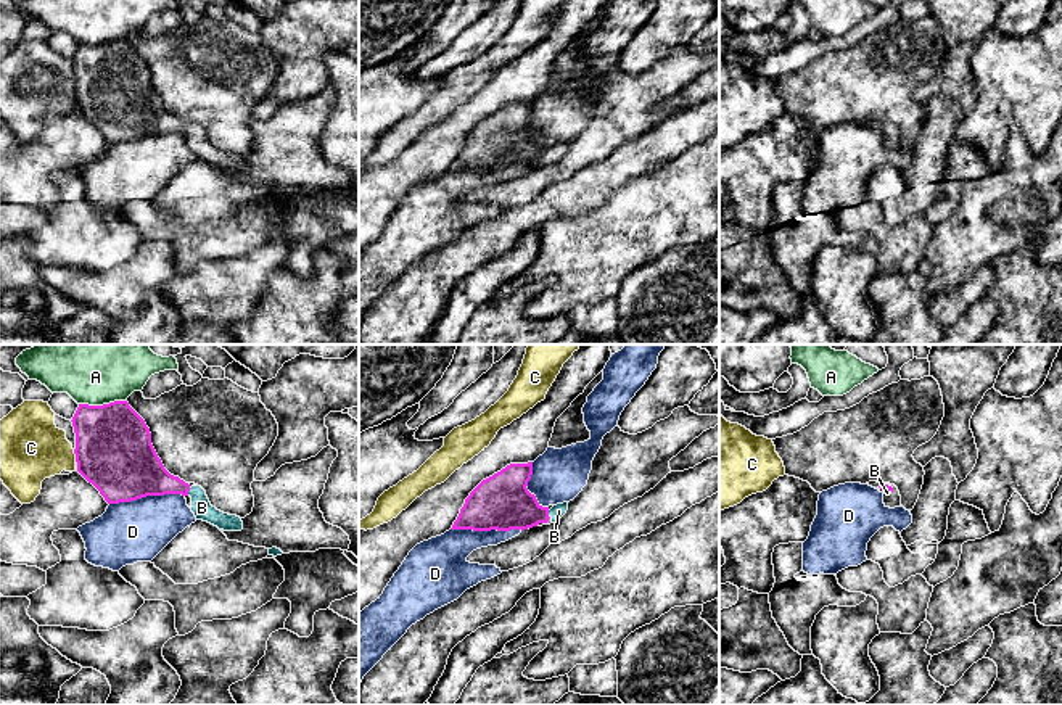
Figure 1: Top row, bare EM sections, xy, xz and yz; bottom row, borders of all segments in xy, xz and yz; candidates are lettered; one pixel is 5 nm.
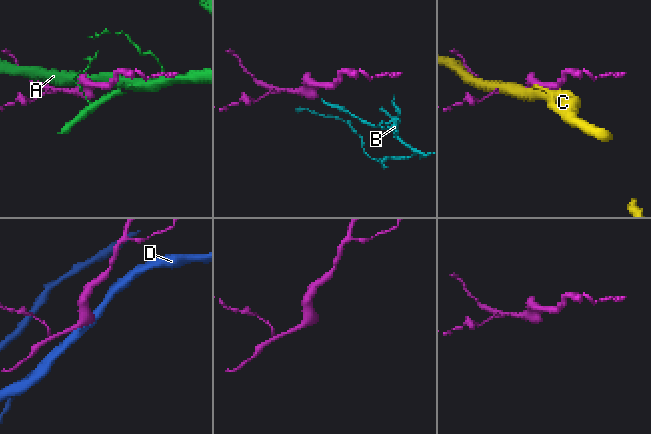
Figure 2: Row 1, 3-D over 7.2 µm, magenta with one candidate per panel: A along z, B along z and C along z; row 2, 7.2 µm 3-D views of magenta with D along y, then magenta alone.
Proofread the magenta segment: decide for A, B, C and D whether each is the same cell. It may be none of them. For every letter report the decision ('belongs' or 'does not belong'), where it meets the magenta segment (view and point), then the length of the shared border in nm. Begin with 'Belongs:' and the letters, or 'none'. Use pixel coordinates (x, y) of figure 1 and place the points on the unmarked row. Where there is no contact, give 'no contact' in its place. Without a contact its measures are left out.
Belongs: B
A: does not belong; contact xy (103, 44); length 240 nm
B: belongs; contact xy (189, 129); length 40 nm
C: does not belong; contact xy (76, 95); length 70 nm
D: does not belong; contact xy (147, 134); length 380 nm

